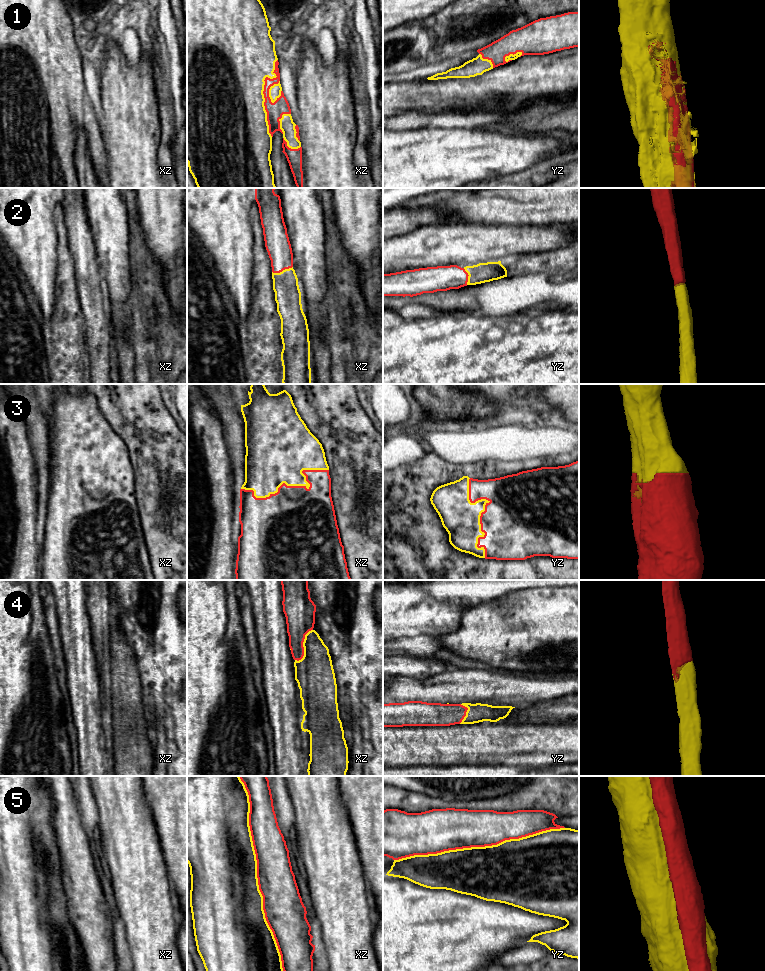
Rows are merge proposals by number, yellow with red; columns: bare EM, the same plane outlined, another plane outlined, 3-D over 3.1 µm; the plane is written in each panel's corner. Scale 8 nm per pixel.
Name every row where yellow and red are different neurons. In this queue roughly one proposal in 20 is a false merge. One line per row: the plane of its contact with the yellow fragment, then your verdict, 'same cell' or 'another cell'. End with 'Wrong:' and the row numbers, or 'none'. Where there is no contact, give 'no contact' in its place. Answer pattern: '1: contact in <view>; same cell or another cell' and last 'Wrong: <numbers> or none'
1: contact in xz; same cell
2: contact in xz; same cell
3: contact in xz; same cell
4: contact in xz; same cell
5: contact in xz; another cell
Wrong: 5

